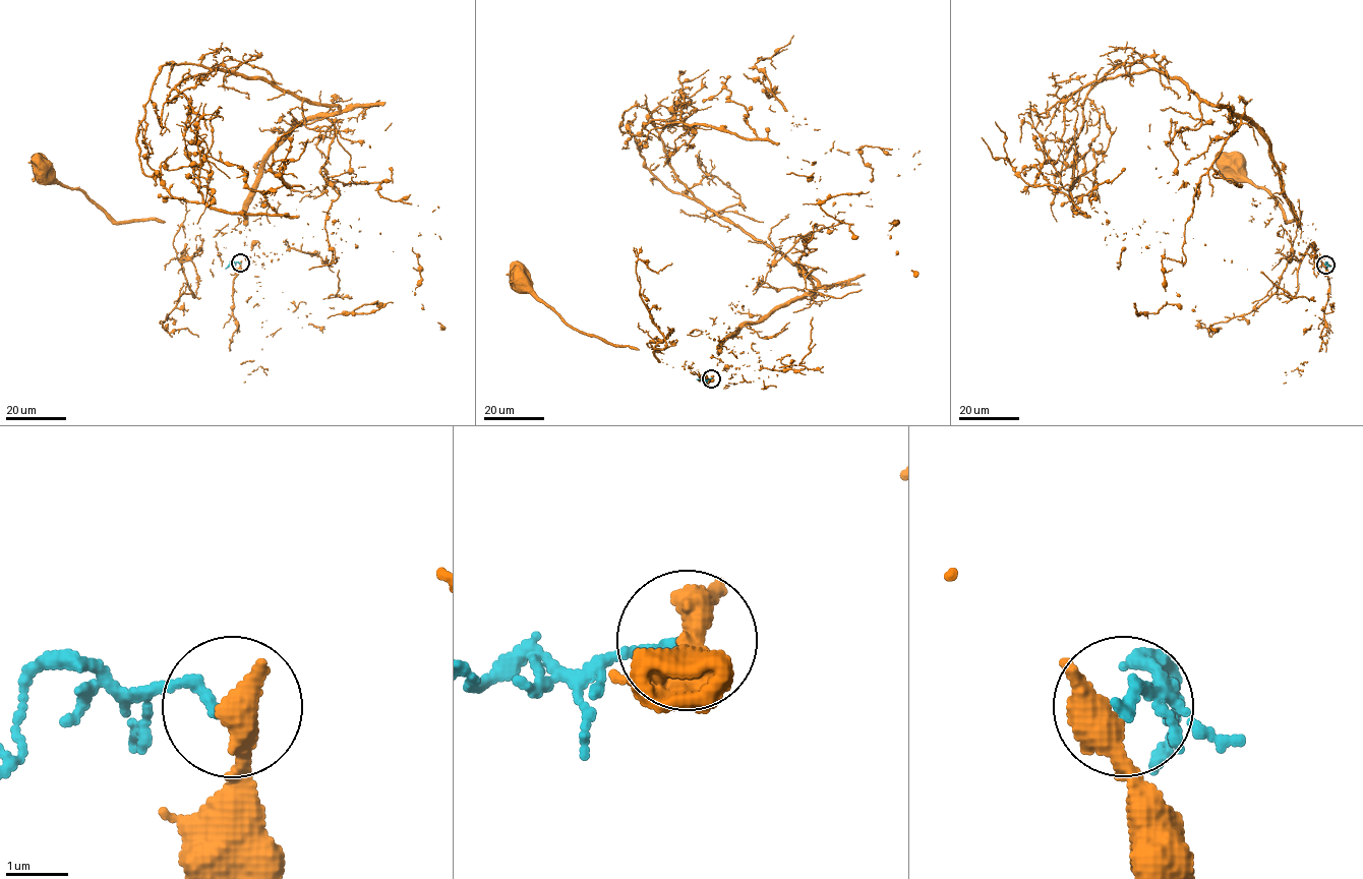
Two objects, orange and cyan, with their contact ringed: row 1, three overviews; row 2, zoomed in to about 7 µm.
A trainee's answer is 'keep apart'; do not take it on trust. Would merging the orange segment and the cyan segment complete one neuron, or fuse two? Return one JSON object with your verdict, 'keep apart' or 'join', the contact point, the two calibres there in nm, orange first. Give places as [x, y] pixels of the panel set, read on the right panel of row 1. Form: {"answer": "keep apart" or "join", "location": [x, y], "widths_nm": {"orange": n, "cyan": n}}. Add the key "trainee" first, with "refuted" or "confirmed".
{"trainee": "confirmed", "answer": "keep apart", "location": [1325, 265], "widths_nm": {"orange": 550, "cyan": 180}}

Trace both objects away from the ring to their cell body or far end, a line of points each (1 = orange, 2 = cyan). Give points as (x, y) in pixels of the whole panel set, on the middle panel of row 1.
1: (711, 378), (724, 368), (723, 342), (703, 332), (665, 349), (611, 345), (571, 328), (522, 281)
2: (711, 378), (696, 378)

